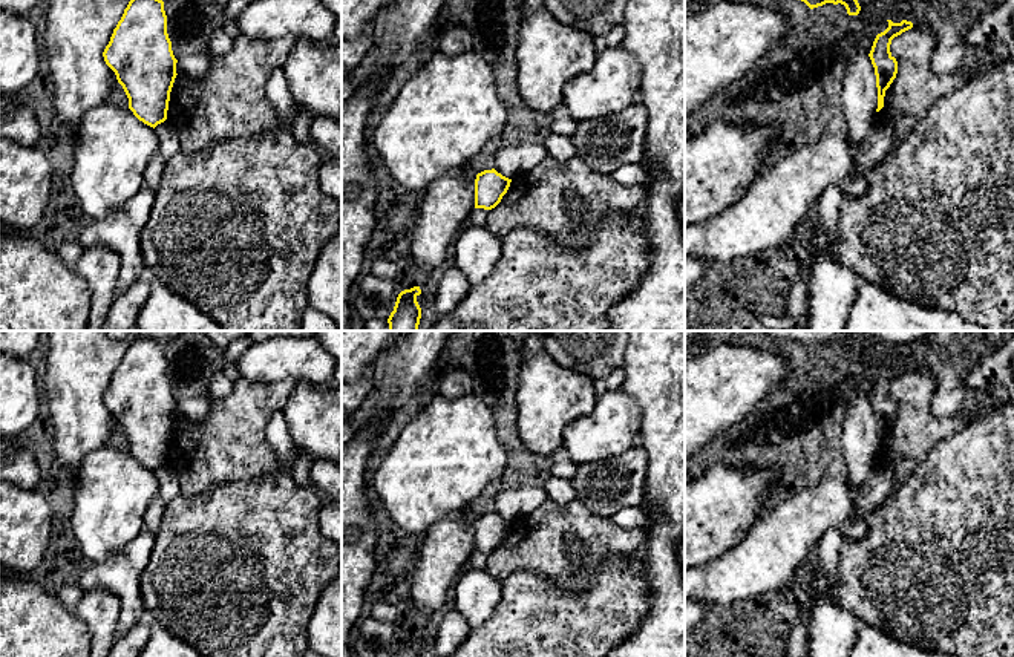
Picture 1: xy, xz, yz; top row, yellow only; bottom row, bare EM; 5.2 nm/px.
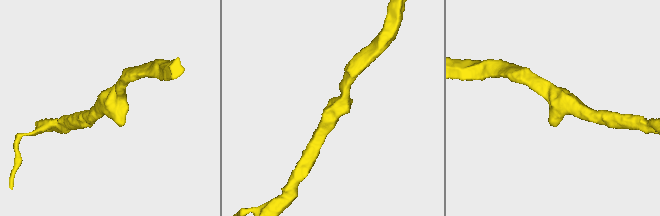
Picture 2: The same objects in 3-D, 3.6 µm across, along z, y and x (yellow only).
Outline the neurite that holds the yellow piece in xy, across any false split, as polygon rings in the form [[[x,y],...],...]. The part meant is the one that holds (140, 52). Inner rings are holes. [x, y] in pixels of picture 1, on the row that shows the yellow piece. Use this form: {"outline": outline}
{"outline": [[[130,0],[103,52],[106,64],[123,86],[129,109],[150,127],[167,119],[170,92],[176,78],[178,60],[167,34],[167,15],[162,0]]]}

